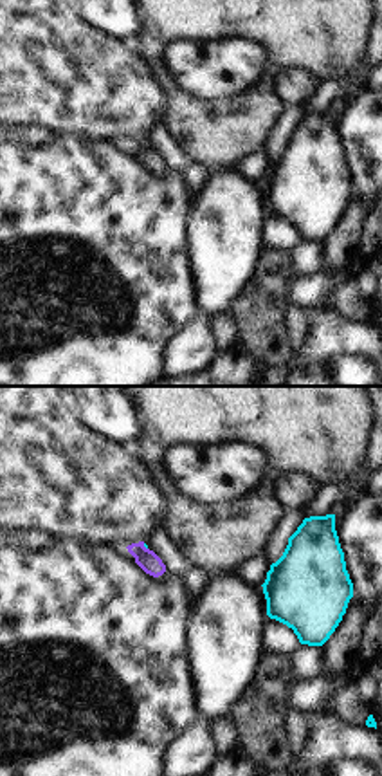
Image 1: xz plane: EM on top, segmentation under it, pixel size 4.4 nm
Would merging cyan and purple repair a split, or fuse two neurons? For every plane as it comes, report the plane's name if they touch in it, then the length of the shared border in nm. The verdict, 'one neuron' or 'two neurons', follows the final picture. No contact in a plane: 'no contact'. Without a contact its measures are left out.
meets cyan in xz; contact 40 nm long

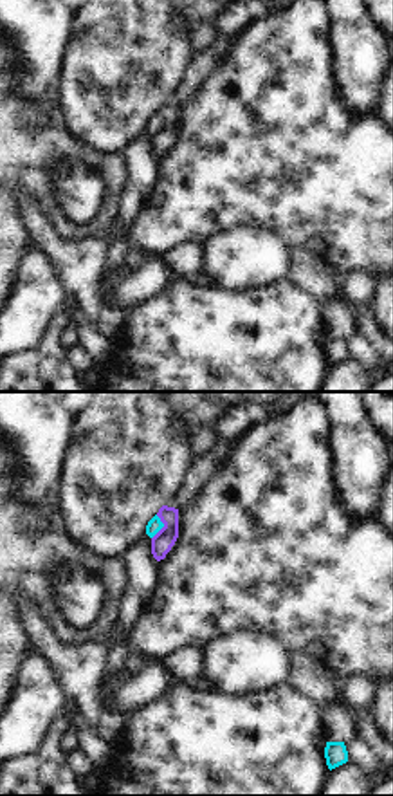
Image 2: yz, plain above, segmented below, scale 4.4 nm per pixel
meets cyan in yz; contact 110 nm long

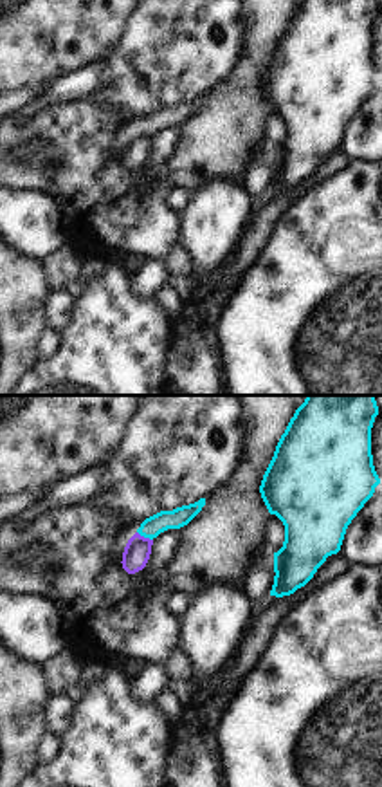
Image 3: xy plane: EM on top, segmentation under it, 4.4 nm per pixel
meets cyan in xy; contact 80 nm long

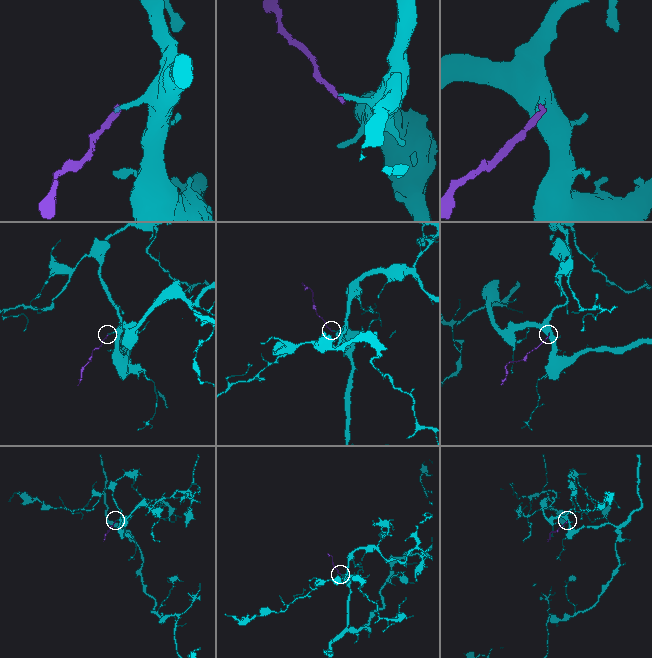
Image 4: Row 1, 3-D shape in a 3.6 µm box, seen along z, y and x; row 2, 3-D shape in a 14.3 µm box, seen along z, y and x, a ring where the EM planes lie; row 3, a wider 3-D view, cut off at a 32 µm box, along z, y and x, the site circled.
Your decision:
two neurons

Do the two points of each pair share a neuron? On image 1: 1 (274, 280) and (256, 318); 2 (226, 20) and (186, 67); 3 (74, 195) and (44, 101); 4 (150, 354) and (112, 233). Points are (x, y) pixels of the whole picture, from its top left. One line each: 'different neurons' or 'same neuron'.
1: same neuron
2: different neurons
3: different neurons
4: same neuron

